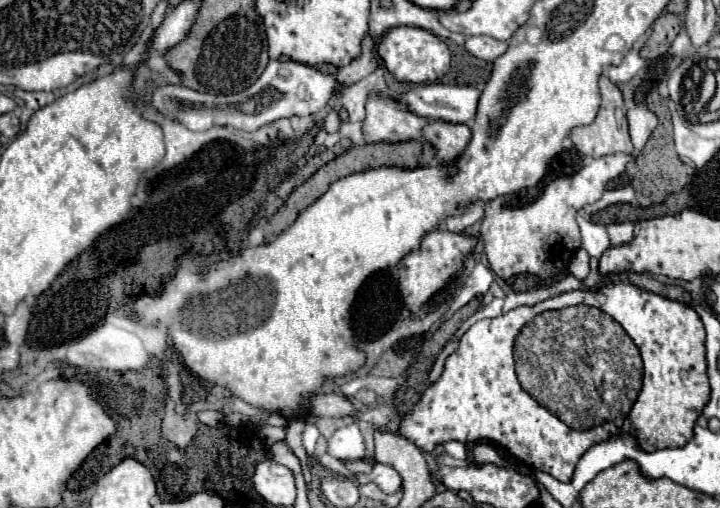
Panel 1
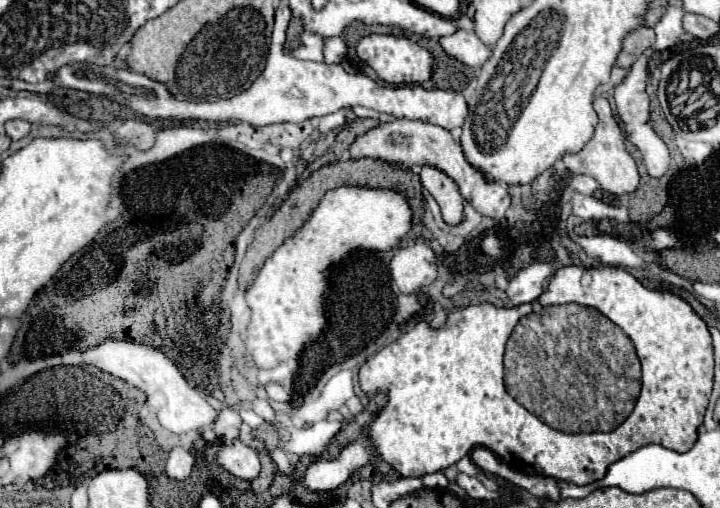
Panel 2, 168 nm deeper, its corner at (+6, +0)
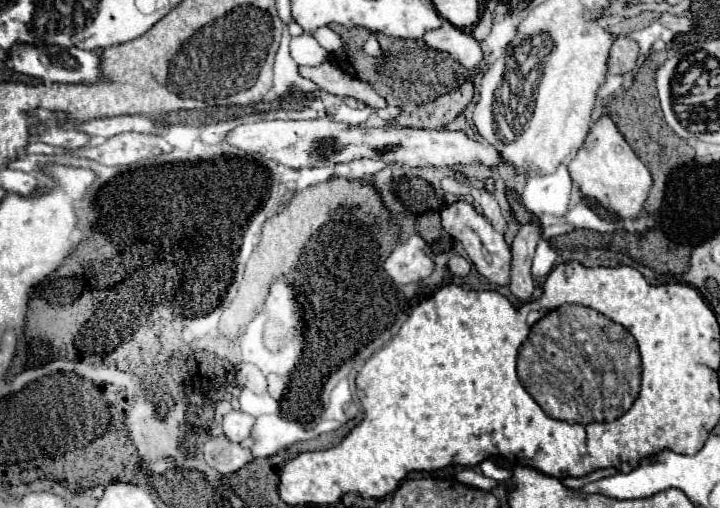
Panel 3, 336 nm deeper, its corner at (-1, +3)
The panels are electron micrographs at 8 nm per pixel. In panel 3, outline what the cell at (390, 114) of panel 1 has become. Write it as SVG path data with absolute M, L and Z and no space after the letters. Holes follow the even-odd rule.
M359 159L359 161L347 163L347 165L335 165L331 177L349 179L349 181L365 181L365 179L373 177L375 173L379 173L383 167L387 167L387 163L373 161L373 159Z

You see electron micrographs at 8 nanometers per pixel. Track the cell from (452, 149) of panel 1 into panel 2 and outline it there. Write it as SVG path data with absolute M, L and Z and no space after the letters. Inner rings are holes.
M424 164L420 168L420 180L422 186L436 198L436 202L440 204L442 216L448 224L458 224L462 220L462 202L464 198L458 192L456 182L442 170Z

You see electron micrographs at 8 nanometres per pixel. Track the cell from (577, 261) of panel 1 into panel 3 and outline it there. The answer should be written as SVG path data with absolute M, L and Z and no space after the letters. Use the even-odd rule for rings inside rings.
M601 115L601 119L593 125L583 147L569 163L569 173L585 197L597 199L601 207L621 219L637 219L643 213L643 203L653 185L649 169L641 163L641 159L637 159L637 155L633 155L633 149L625 143L609 115Z

